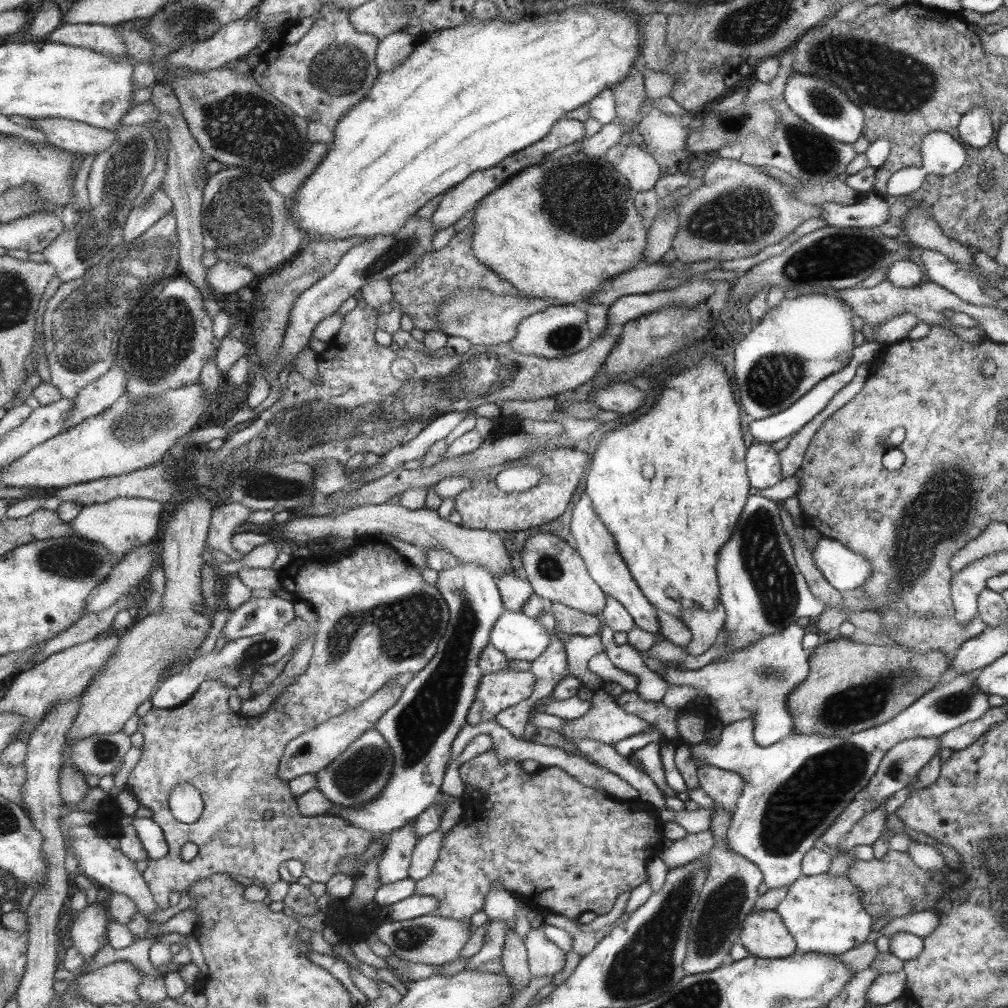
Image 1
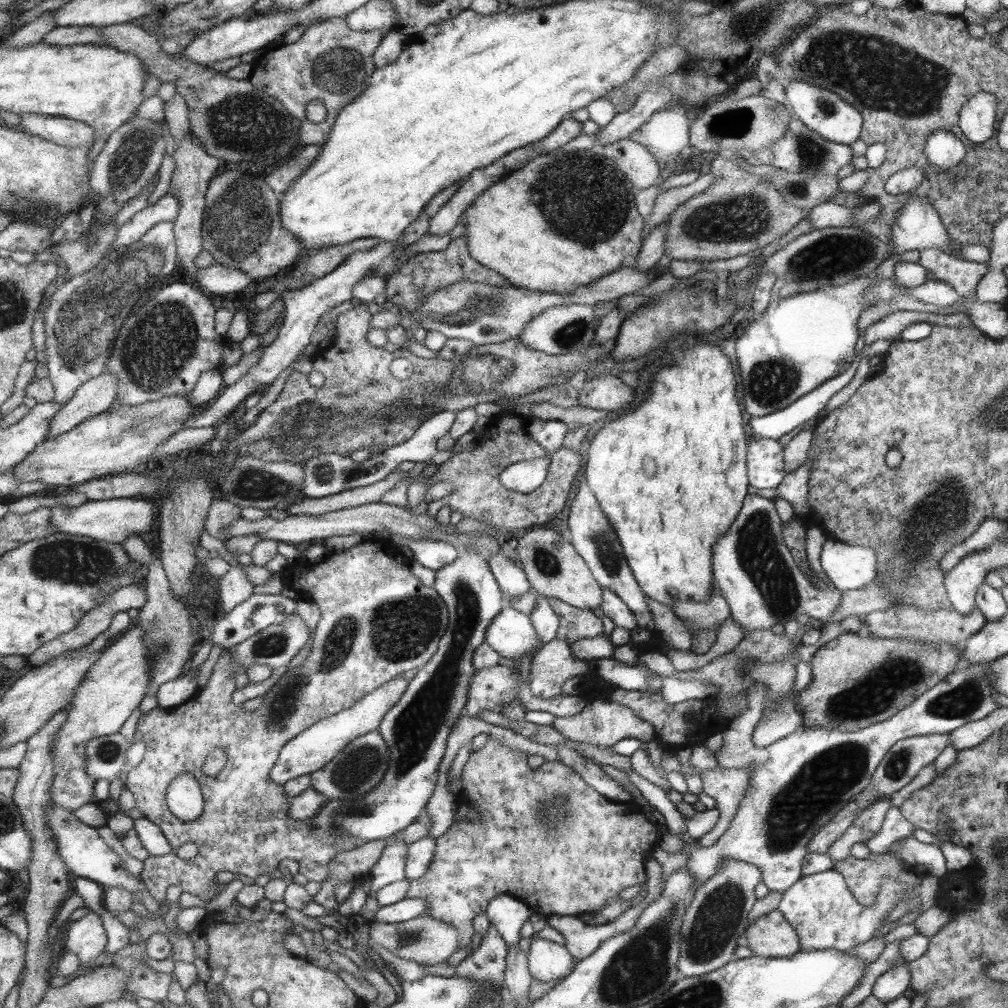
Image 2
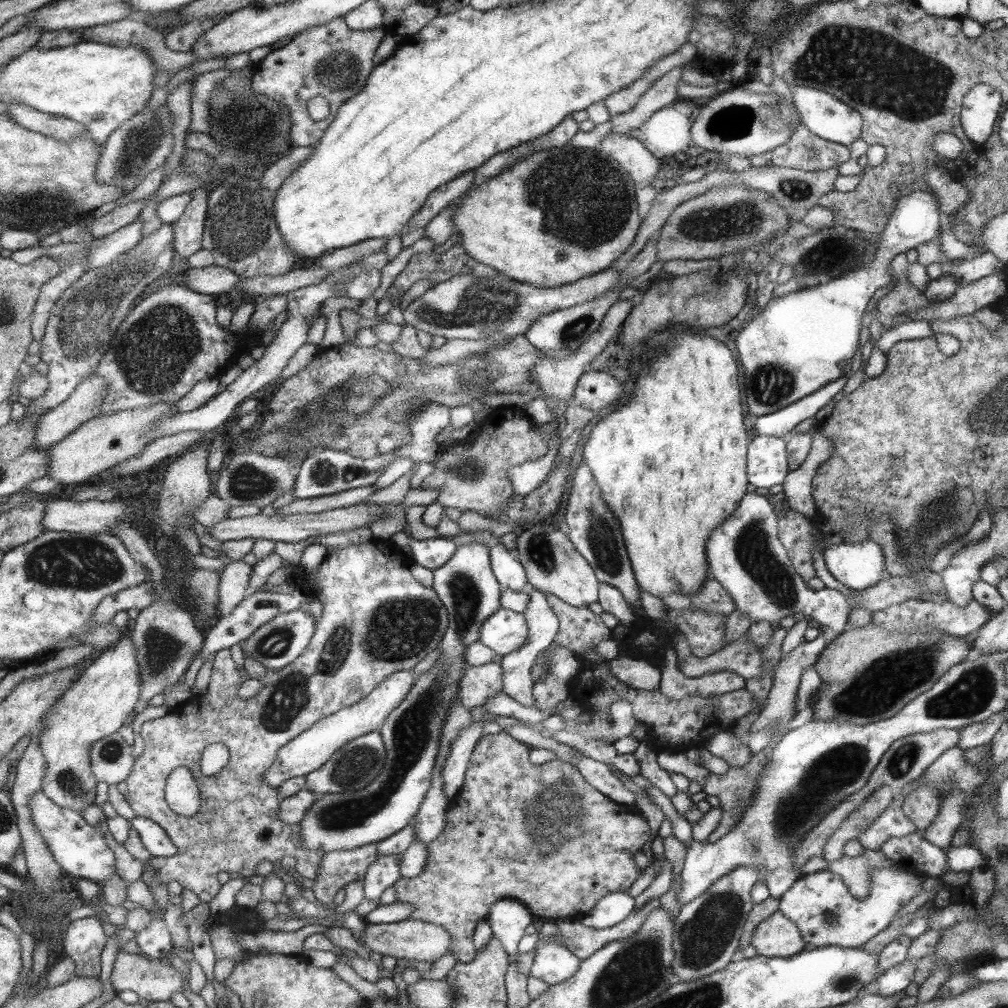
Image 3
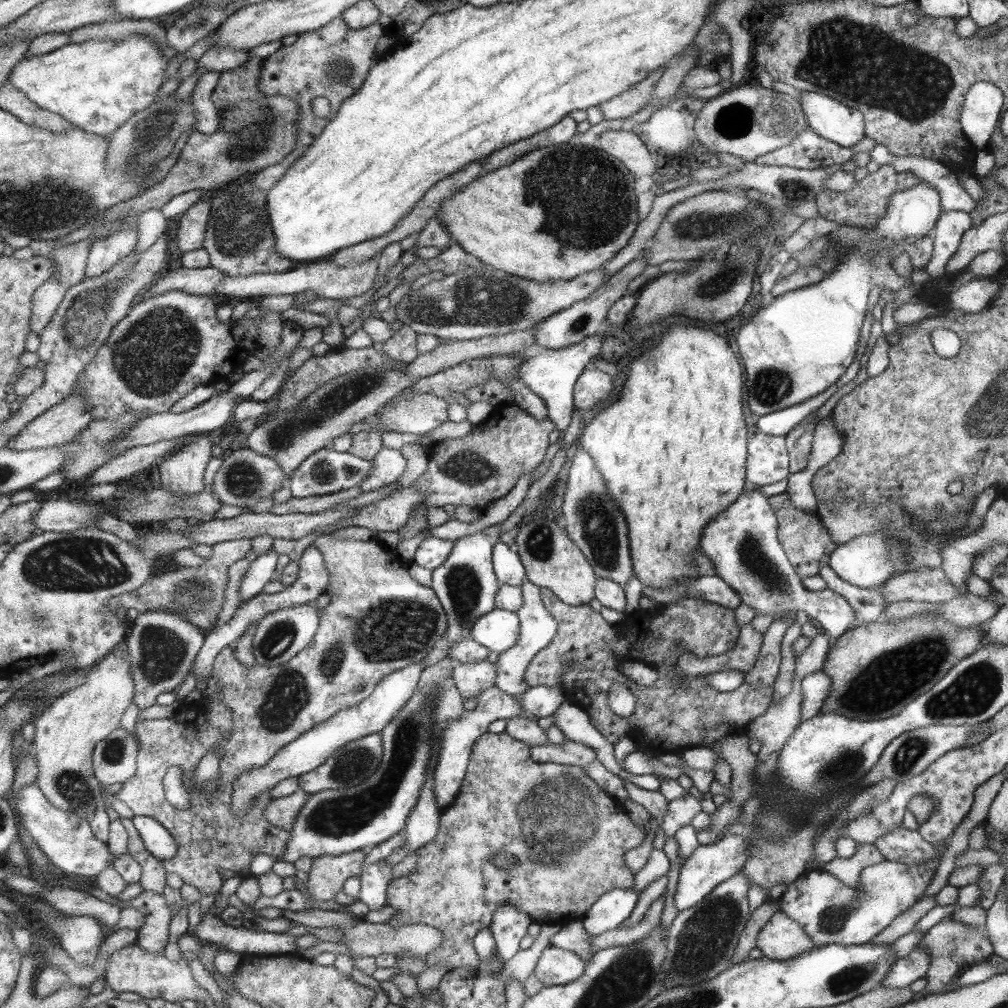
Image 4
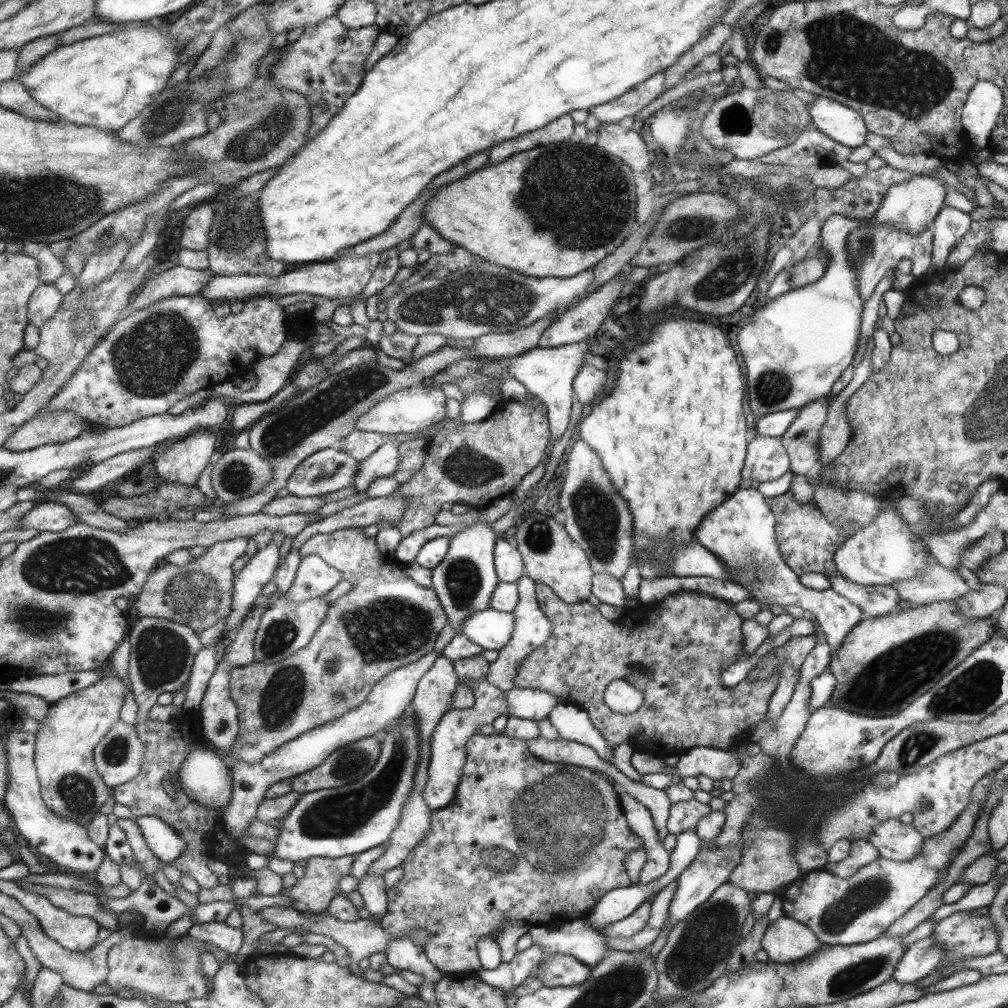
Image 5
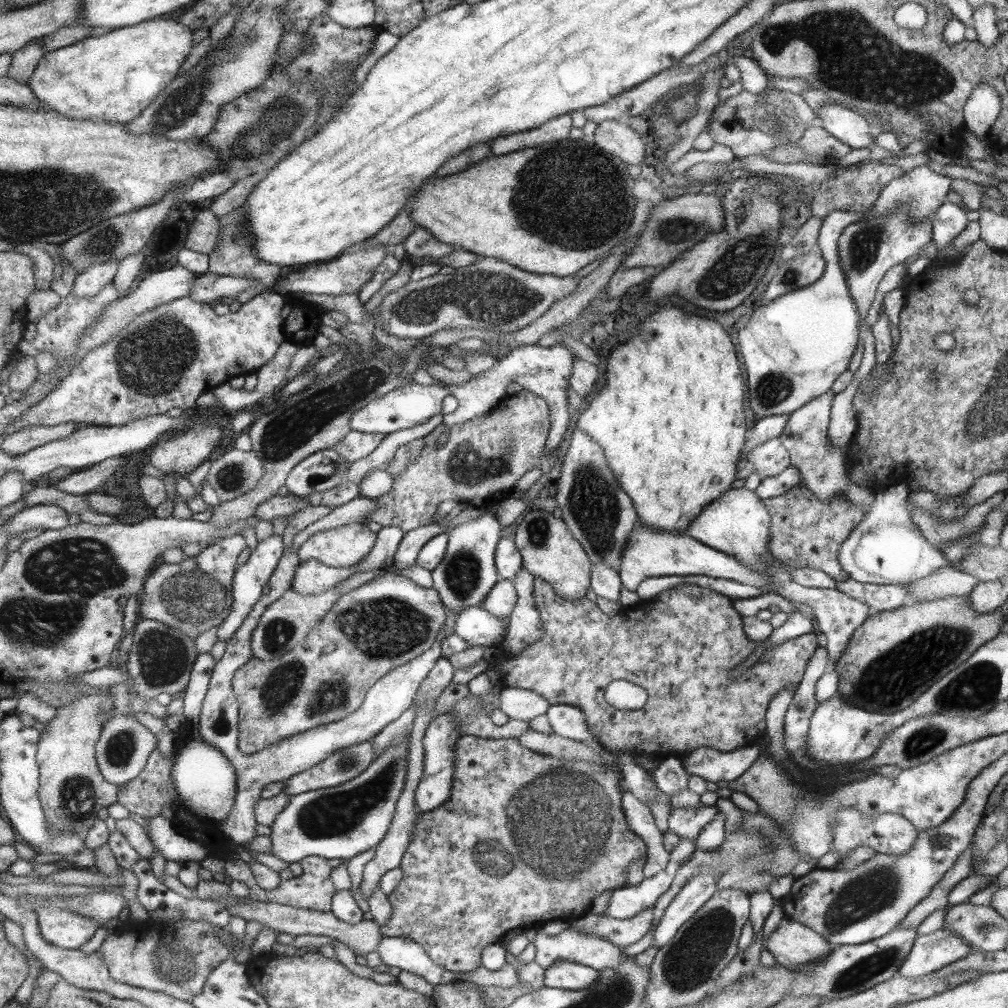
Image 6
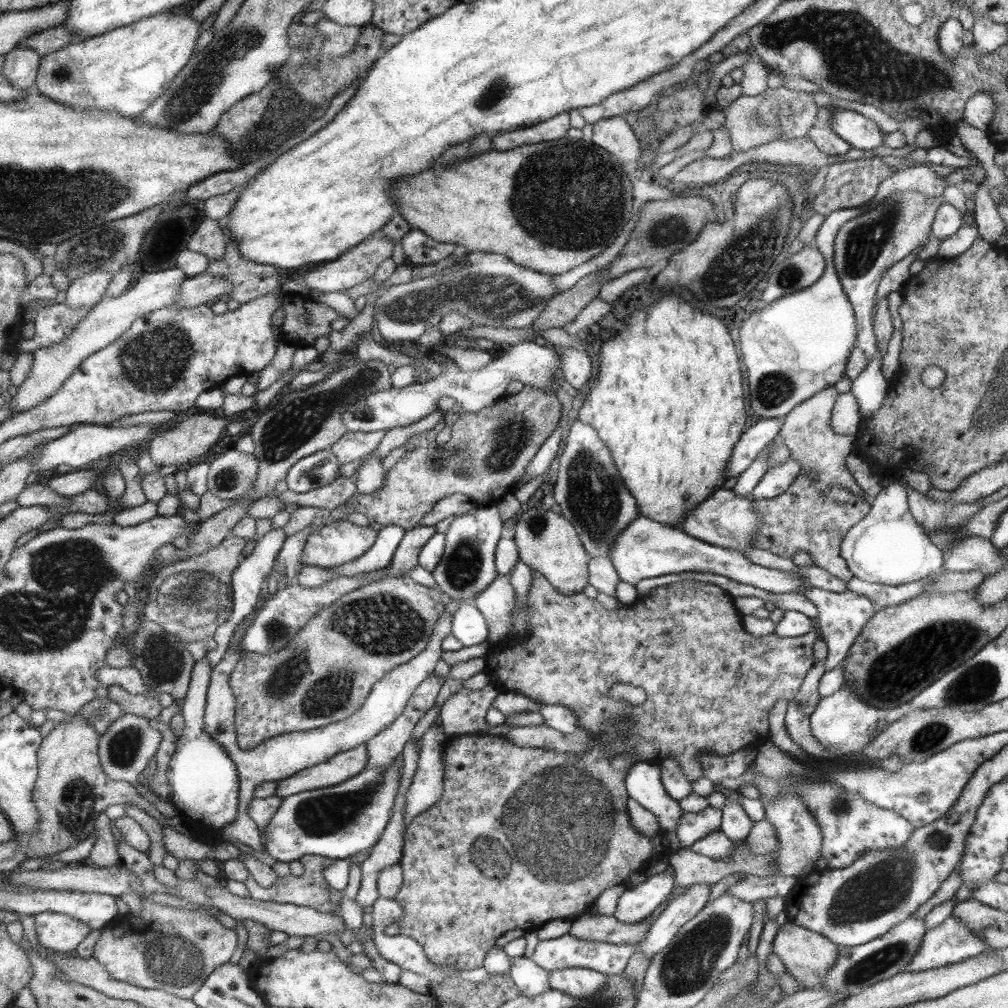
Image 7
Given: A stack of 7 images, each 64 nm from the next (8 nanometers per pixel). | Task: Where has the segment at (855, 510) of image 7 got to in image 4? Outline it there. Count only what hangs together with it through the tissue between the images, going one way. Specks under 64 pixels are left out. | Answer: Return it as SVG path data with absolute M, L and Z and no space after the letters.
M786 493L768 496L768 503L775 510L776 535L780 537L780 544L787 554L792 567L799 573L801 578L807 578L818 574L820 564L827 563L837 544L831 539L828 529L815 512L805 512L797 509L790 501Z

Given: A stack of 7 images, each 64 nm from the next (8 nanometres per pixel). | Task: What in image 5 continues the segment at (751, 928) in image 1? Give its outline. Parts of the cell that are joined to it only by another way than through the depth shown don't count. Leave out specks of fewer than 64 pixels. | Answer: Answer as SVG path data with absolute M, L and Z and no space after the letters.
M784 914L768 924L761 937L761 949L774 963L792 963L810 958L822 947L819 937L807 925Z

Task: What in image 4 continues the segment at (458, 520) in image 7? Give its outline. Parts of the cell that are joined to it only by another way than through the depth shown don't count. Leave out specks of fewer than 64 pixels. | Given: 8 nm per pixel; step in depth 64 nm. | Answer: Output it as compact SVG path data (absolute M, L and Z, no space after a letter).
M474 532L454 540L447 560L441 566L432 570L430 587L436 593L444 612L447 614L448 628L444 632L447 644L452 644L452 642L457 642L462 638L469 639L473 625L479 617L487 615L495 608L494 598L501 584L496 576L493 576L494 568L491 568L491 561L491 544L489 544L489 540L485 538L483 533Z

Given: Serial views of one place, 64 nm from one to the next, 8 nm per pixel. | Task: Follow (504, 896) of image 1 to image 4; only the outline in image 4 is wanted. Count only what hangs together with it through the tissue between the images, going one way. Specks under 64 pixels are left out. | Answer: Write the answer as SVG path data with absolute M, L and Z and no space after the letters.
M508 904L498 906L492 912L488 929L492 932L501 962L507 962L518 952L519 940L532 922L528 914Z

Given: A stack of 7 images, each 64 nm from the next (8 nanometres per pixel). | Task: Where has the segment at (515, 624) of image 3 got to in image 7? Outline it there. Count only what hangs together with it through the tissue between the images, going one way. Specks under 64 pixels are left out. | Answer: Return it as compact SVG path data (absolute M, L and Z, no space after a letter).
M460 602L452 615L451 636L461 646L468 647L485 641L487 635L488 626L474 602Z

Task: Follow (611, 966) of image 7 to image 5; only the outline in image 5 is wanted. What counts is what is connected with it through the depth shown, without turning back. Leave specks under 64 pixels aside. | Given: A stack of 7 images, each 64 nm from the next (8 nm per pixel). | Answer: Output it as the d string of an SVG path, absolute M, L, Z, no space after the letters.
M582 919L562 922L550 931L543 926L530 926L527 932L532 943L541 948L539 964L551 954L567 954L592 968L605 956L605 952L609 952L603 935L585 925Z

